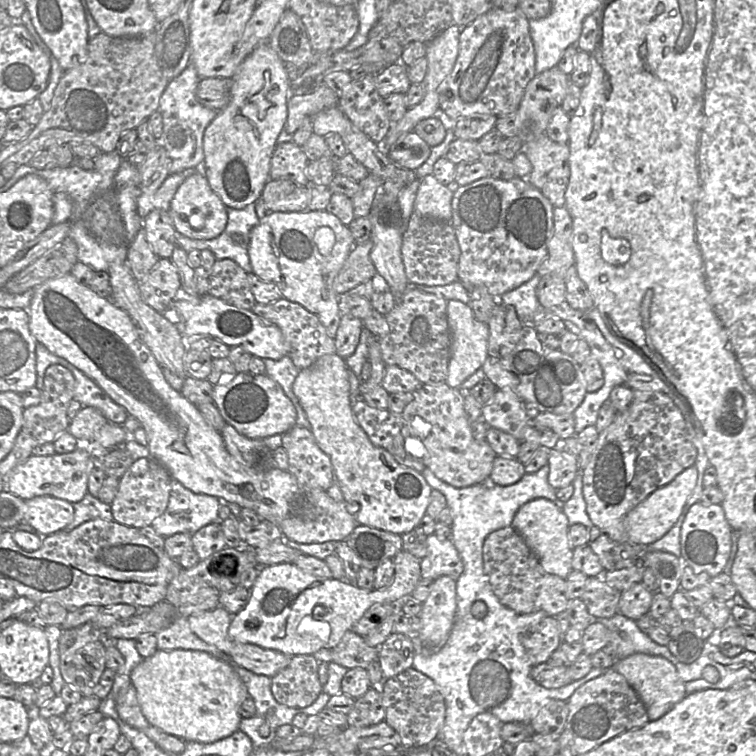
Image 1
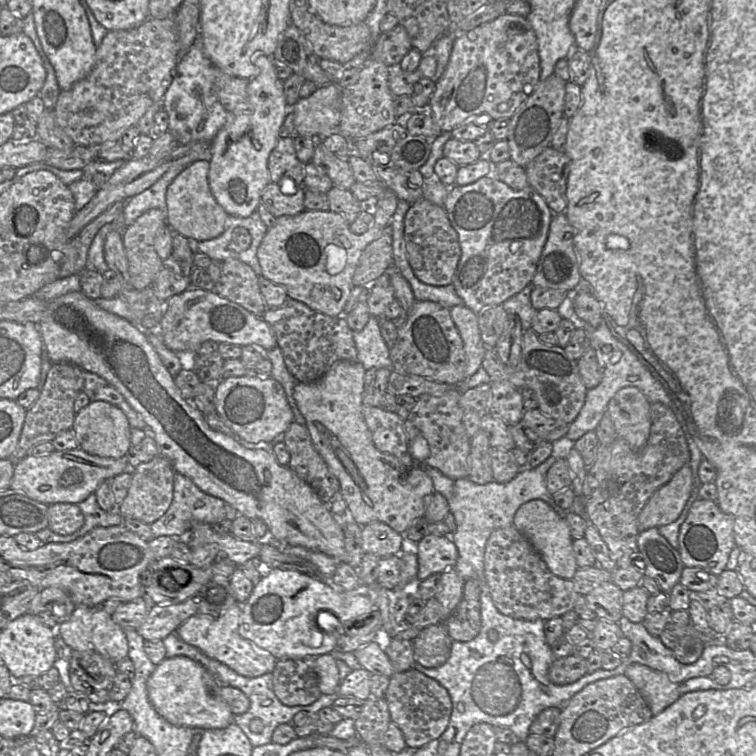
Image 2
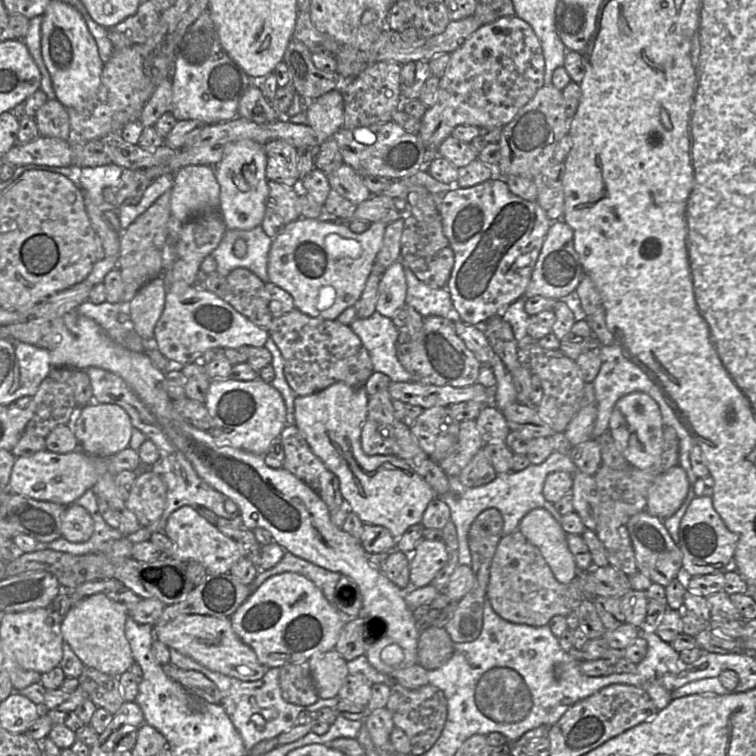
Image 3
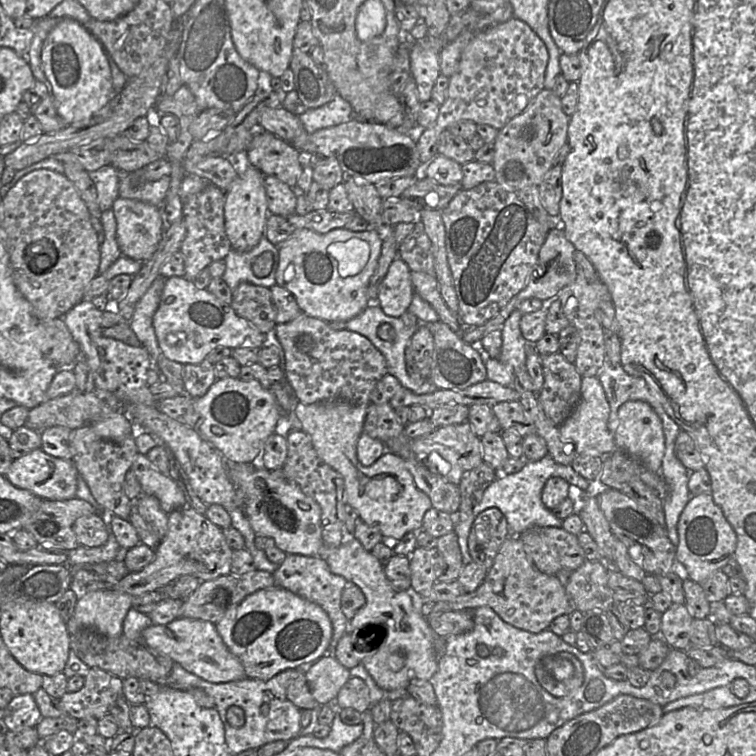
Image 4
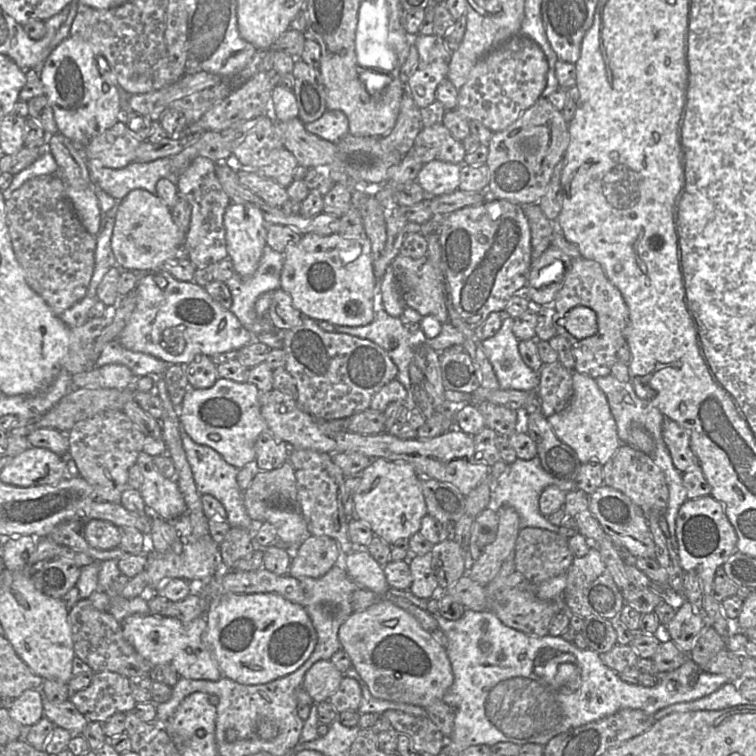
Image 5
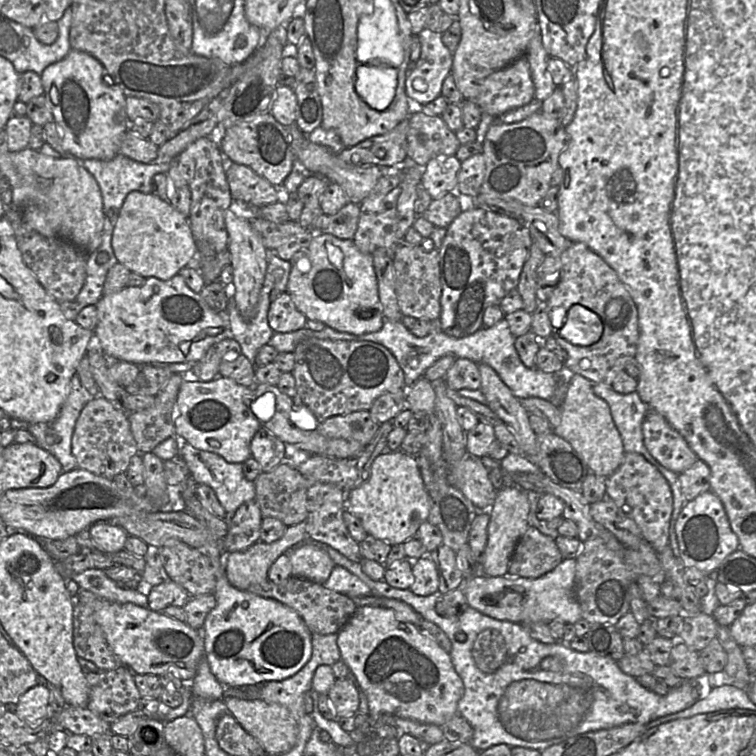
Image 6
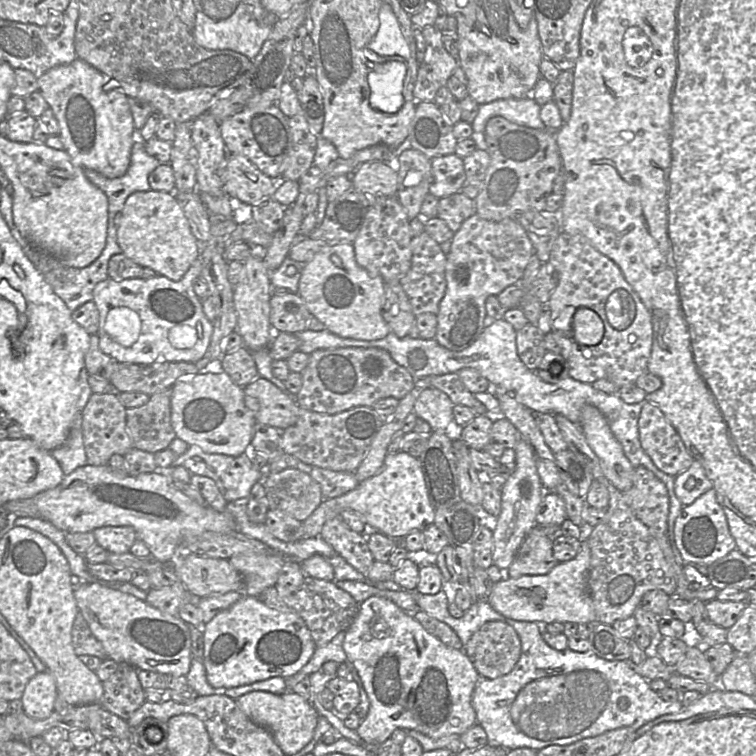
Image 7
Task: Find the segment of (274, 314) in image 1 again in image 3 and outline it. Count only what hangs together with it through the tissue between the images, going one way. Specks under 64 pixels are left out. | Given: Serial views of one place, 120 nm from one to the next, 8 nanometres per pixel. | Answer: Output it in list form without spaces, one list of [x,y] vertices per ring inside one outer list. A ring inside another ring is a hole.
[[[294,308],[272,320],[269,334],[281,352],[287,383],[297,396],[317,393],[337,382],[360,388],[374,372],[360,338],[337,319],[314,318]]]

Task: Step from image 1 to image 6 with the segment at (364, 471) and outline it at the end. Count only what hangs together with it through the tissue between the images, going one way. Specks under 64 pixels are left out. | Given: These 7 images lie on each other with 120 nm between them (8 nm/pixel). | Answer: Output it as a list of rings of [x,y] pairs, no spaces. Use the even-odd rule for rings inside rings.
[[[386,450],[373,462],[369,479],[361,486],[347,492],[346,510],[356,515],[369,535],[383,540],[391,546],[403,544],[412,538],[420,525],[428,519],[431,498],[425,488],[416,457],[402,450]]]

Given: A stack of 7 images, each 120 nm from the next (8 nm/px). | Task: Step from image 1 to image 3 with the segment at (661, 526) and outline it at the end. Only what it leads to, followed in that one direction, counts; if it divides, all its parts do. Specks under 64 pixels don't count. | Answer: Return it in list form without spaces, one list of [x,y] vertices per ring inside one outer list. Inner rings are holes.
[[[679,465],[658,475],[648,490],[646,511],[661,520],[671,517],[683,504],[689,490],[685,470]]]

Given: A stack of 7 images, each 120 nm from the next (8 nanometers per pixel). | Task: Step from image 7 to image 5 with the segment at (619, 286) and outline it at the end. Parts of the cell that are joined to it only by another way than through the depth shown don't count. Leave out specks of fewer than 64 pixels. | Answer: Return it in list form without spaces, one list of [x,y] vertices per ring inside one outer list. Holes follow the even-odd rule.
[[[582,256],[572,259],[570,269],[565,277],[562,288],[557,292],[554,301],[554,324],[564,318],[568,311],[576,306],[589,307],[597,315],[597,332],[588,338],[578,340],[571,334],[567,338],[575,359],[574,371],[592,378],[604,377],[611,373],[612,366],[617,361],[617,351],[625,338],[629,311],[619,289],[607,278],[602,266],[591,259]]]

